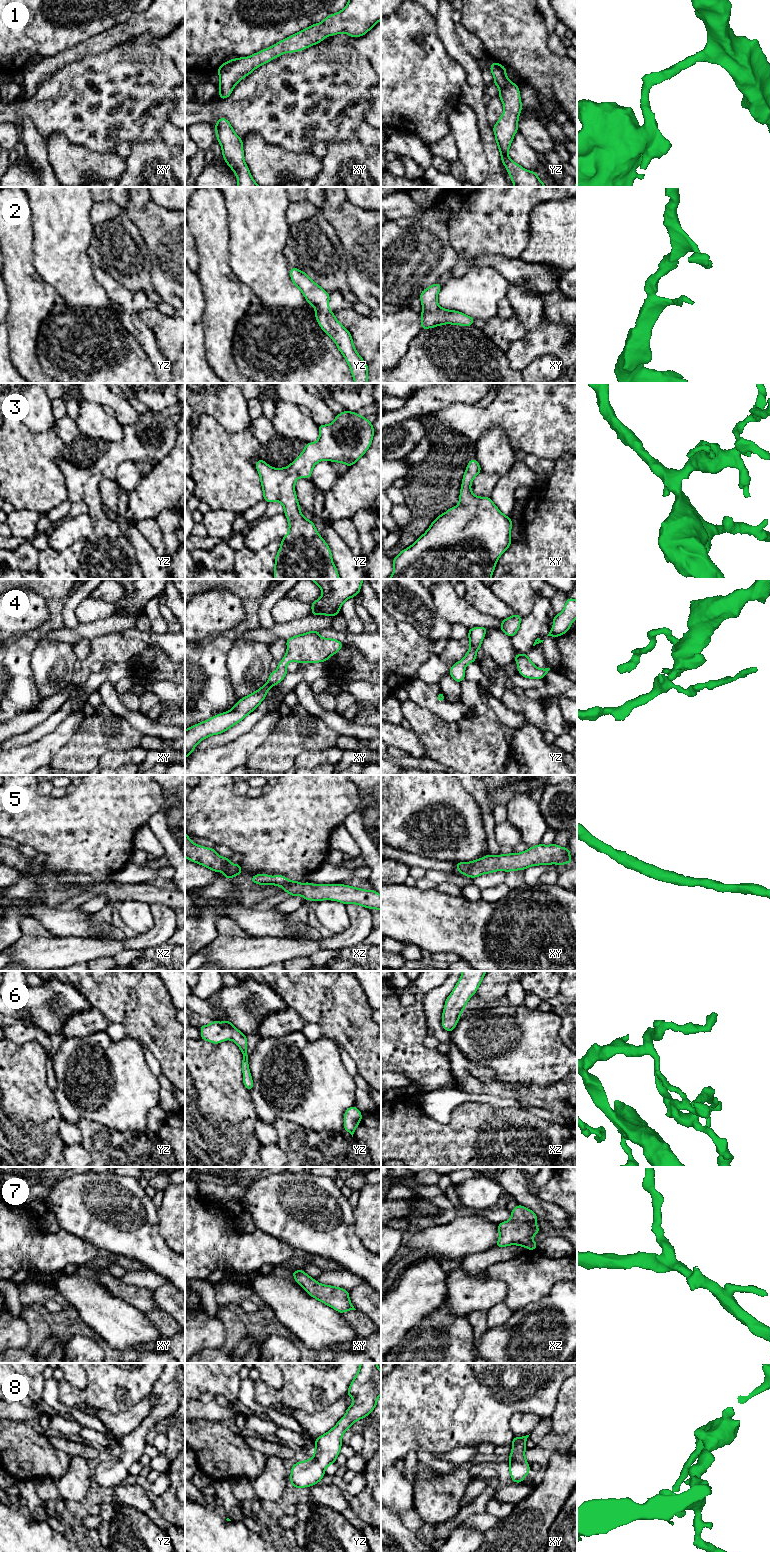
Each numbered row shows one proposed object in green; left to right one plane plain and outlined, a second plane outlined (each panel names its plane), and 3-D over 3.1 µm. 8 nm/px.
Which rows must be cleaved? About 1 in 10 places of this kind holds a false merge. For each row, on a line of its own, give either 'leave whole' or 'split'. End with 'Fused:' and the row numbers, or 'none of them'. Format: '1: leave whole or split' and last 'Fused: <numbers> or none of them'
1: leave whole
2: leave whole
3: leave whole
4: leave whole
5: leave whole
6: leave whole
7: leave whole
8: leave whole
Fused: none of them

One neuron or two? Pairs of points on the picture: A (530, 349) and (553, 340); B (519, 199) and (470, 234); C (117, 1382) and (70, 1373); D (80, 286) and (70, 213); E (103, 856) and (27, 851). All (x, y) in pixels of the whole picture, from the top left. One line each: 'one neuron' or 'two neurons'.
A: one neuron
B: one neuron
C: two neurons
D: one neuron
E: two neurons

